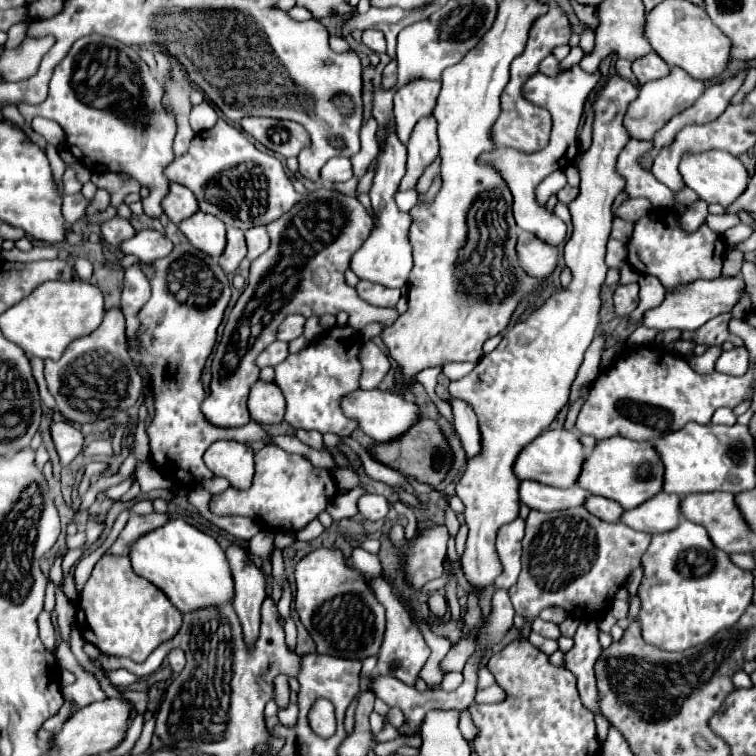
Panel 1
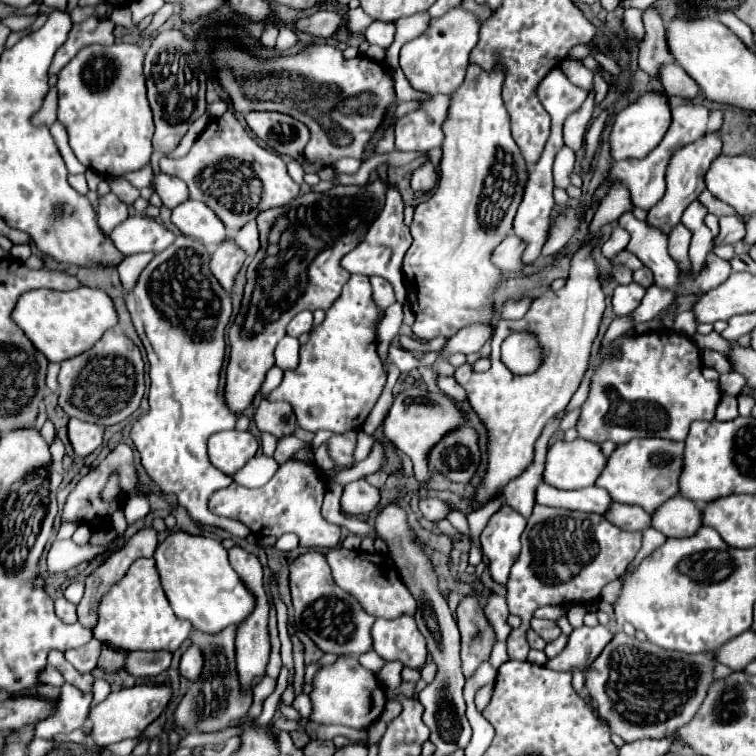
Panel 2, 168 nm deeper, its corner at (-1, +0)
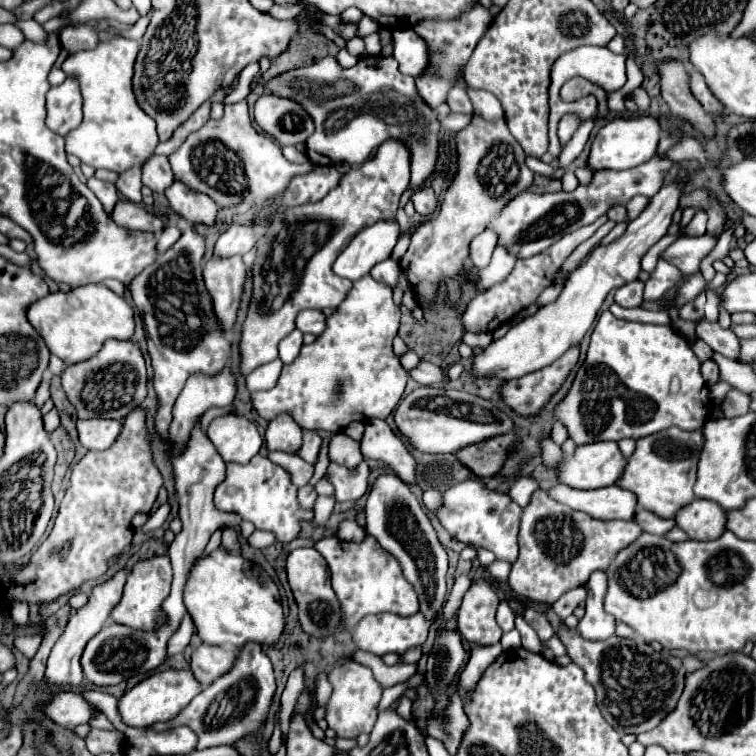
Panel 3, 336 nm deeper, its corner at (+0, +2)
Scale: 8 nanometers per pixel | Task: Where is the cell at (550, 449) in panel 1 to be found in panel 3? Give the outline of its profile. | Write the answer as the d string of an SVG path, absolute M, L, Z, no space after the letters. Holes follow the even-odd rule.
M597 441L579 445L573 457L557 467L557 479L563 485L575 489L599 489L613 485L625 467L625 457L621 455L615 441Z

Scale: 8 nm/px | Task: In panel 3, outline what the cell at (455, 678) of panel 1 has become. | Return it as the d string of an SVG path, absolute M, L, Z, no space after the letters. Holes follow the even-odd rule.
M485 579L475 581L463 595L459 607L459 631L469 645L495 645L499 643L499 625L495 621L499 599Z

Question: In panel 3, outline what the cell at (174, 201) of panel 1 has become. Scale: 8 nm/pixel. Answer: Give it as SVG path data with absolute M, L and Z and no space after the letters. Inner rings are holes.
M153 155L143 165L143 185L147 185L153 193L165 193L173 185L175 177L169 169L169 161L163 155Z

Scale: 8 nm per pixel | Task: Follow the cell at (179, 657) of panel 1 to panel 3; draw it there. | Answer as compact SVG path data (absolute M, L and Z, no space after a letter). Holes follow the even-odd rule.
M201 643L193 655L191 655L191 671L195 675L195 679L201 685L209 685L215 677L219 677L221 673L227 673L227 669L233 665L237 651L227 651L223 647L217 645L207 645Z

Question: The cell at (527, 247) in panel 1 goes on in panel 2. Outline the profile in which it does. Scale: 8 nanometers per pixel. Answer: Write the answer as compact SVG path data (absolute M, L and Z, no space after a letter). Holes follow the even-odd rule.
M508 235L508 239L502 239L502 243L494 249L490 261L504 273L520 273L524 269L524 265L520 263L522 251L524 243L516 235Z

